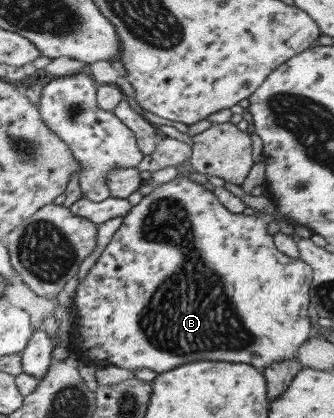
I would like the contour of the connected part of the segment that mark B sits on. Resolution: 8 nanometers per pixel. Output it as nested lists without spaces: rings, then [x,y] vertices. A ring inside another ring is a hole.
[[[187,177],[174,178],[153,189],[152,194],[144,195],[142,201],[130,210],[130,215],[123,219],[123,224],[75,291],[74,303],[78,320],[75,322],[68,350],[78,353],[84,362],[95,367],[114,365],[130,371],[142,367],[155,371],[158,375],[187,363],[199,361],[245,363],[255,368],[264,368],[281,359],[297,358],[299,347],[309,338],[310,323],[306,307],[309,303],[311,267],[305,261],[292,259],[275,248],[273,237],[267,233],[267,226],[270,221],[276,219],[276,215],[260,213],[256,216],[256,214],[246,216],[242,213],[228,212],[227,208],[216,200],[214,193],[202,189],[200,183],[194,183]]]

